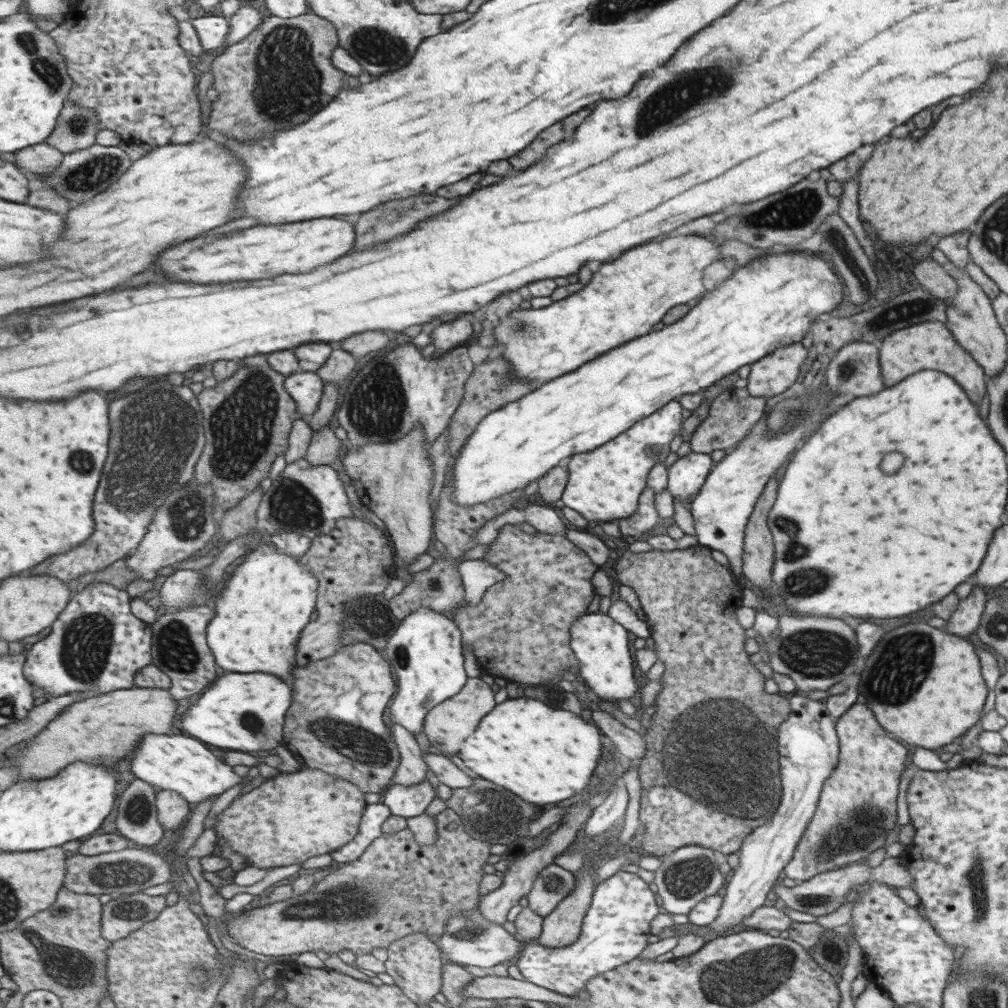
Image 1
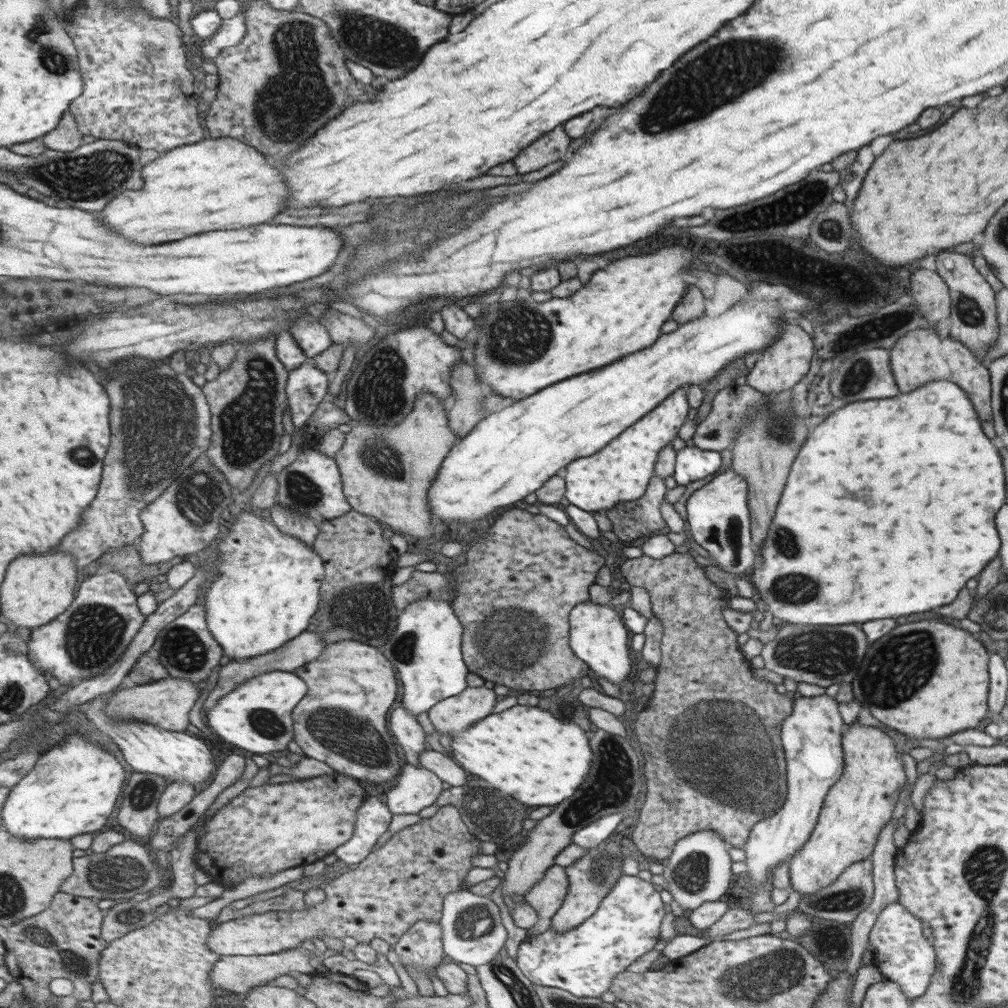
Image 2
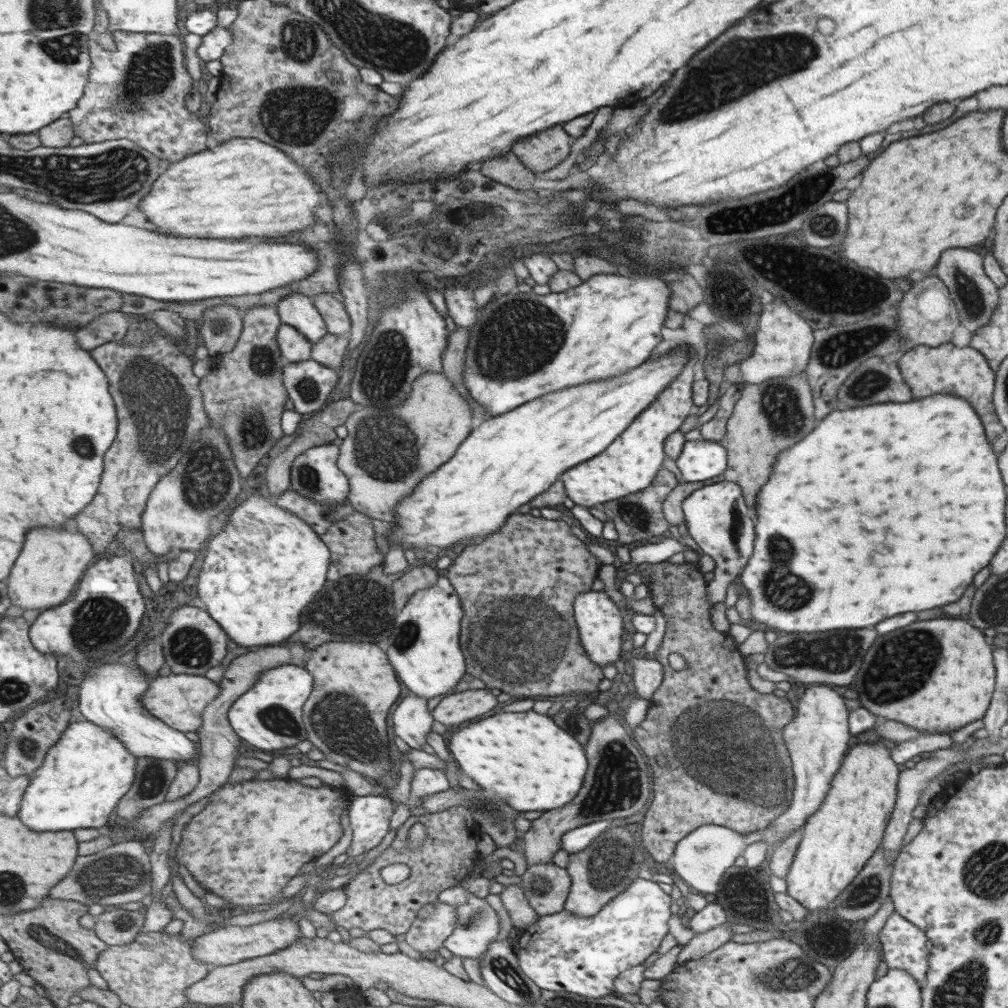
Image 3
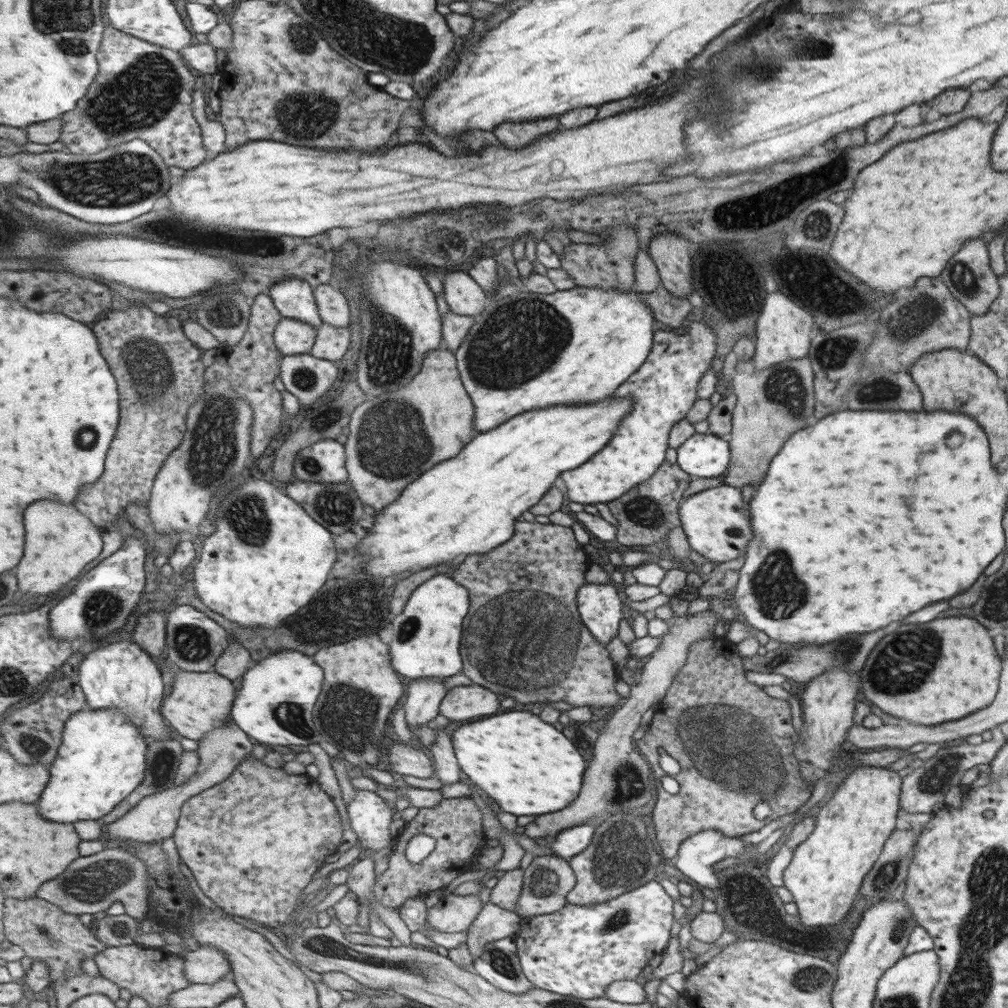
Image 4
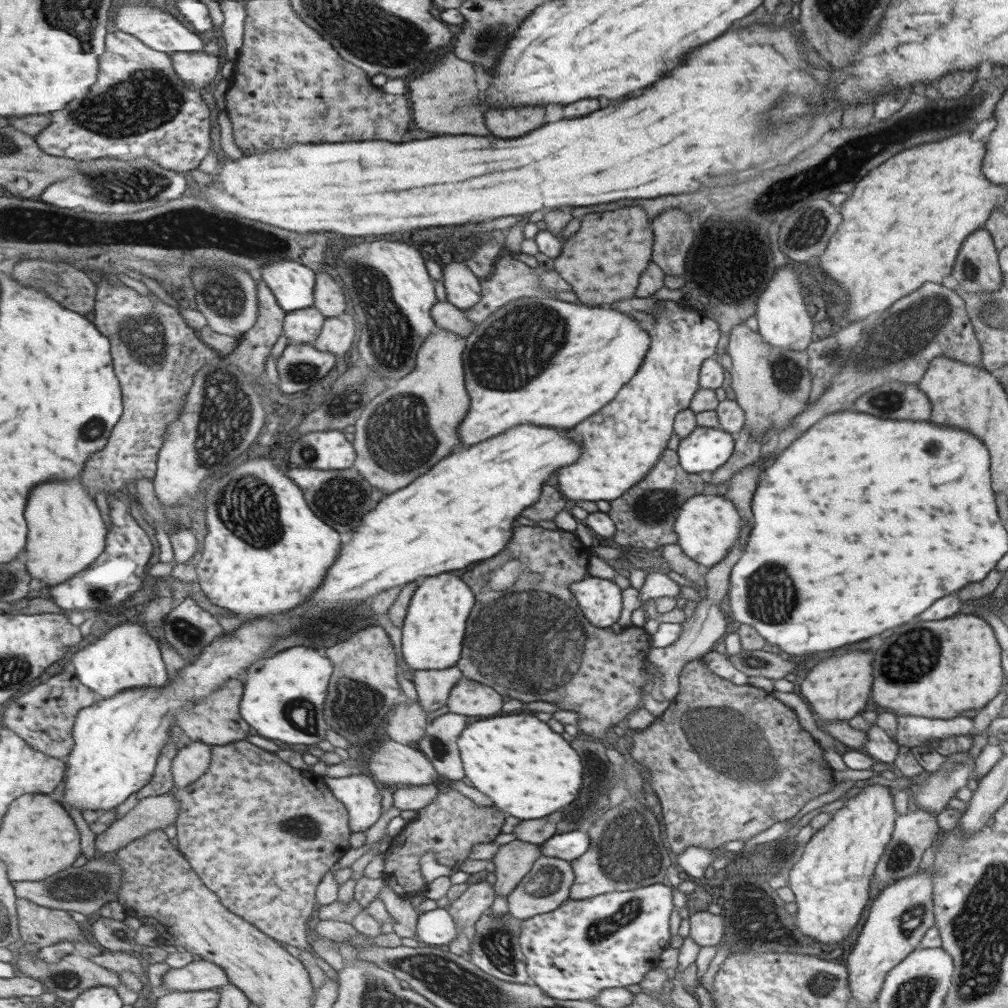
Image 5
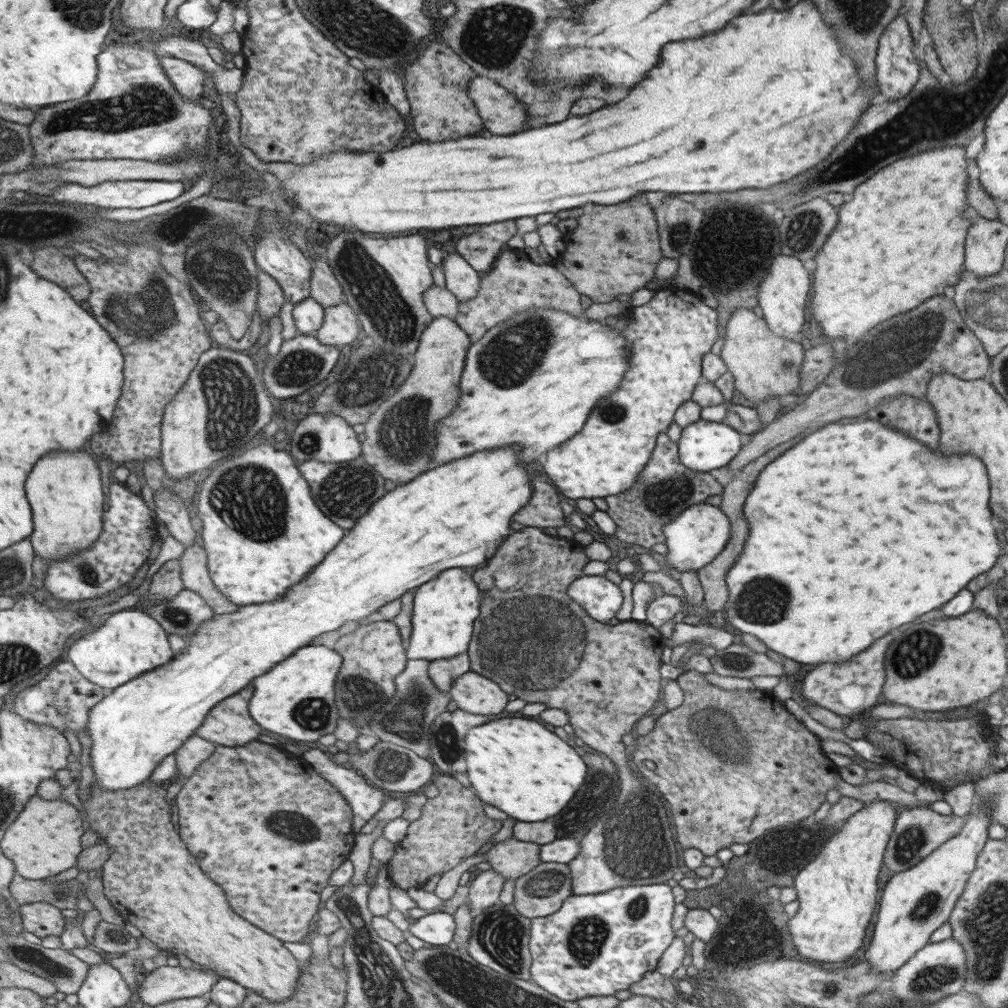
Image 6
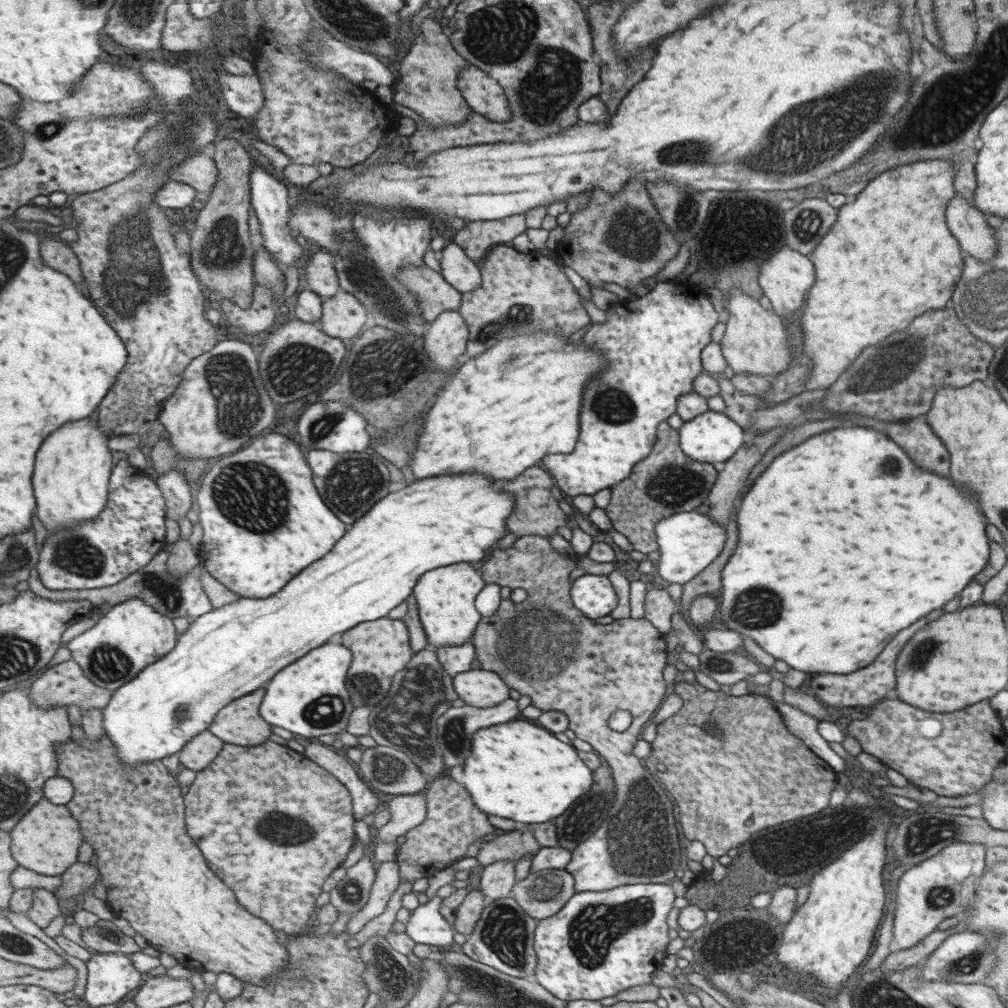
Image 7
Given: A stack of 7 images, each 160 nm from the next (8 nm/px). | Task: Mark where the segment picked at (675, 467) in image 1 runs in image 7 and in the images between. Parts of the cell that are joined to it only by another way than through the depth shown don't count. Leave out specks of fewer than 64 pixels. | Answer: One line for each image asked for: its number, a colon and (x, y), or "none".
2: (691, 463)
3: (697, 461)
4: (703, 456)
5: (704, 449)
6: (703, 445)
7: (711, 436)

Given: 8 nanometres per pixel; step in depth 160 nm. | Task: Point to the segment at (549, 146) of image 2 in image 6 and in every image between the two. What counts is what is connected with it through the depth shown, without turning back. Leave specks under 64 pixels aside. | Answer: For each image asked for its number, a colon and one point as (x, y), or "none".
3: (538, 152)
4: (512, 134)
5: (504, 122)
6: (501, 113)

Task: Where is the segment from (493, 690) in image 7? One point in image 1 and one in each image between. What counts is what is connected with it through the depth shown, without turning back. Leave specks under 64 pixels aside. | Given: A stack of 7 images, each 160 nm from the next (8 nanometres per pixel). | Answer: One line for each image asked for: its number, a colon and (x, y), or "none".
1: (446, 724)
2: (453, 714)
3: (457, 707)
4: (463, 702)
5: (469, 698)
6: (470, 692)

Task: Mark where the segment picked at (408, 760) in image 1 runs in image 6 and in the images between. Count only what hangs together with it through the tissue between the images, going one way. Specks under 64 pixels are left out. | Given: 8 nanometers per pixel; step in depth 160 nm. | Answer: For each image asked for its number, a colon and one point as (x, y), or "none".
2: (408, 733)
3: (411, 721)
4: (423, 696)
5: (432, 687)
6: (442, 673)

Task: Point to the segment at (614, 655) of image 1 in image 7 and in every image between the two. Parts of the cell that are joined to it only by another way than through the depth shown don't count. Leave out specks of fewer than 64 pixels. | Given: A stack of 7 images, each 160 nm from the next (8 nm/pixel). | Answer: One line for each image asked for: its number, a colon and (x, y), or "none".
2: (597, 637)
3: (599, 621)
4: (598, 604)
5: (600, 600)
6: (601, 599)
7: (593, 594)

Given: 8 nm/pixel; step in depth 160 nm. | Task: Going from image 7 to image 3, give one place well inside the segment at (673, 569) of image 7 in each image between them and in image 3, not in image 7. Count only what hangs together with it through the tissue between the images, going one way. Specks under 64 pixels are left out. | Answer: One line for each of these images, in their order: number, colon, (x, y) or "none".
3: (716, 518)
4: (713, 521)
5: (706, 526)
6: (693, 539)

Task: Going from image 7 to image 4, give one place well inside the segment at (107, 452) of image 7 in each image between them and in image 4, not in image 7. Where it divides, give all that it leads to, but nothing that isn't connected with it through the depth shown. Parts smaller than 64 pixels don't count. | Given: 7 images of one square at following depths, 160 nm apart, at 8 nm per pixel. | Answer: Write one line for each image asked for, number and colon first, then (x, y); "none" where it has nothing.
4: (61, 540)
5: (68, 533)
6: (68, 490)

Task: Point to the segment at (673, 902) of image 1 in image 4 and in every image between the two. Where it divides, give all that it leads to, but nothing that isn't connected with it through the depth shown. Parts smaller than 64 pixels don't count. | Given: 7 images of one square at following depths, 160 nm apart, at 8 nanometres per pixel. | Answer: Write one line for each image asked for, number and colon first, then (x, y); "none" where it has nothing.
2: (697, 870)
3: (700, 858)
4: (696, 854)

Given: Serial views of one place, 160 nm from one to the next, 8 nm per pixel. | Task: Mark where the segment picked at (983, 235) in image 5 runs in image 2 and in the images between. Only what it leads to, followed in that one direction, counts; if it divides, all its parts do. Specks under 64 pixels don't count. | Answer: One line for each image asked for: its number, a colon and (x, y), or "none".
2: (974, 323)
3: (973, 294)
4: (969, 275)

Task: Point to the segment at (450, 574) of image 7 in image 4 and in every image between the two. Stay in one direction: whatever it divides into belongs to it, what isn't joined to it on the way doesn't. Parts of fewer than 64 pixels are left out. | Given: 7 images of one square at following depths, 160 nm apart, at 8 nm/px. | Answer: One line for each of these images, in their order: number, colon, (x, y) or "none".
4: (425, 644)
5: (435, 624)
6: (445, 609)

